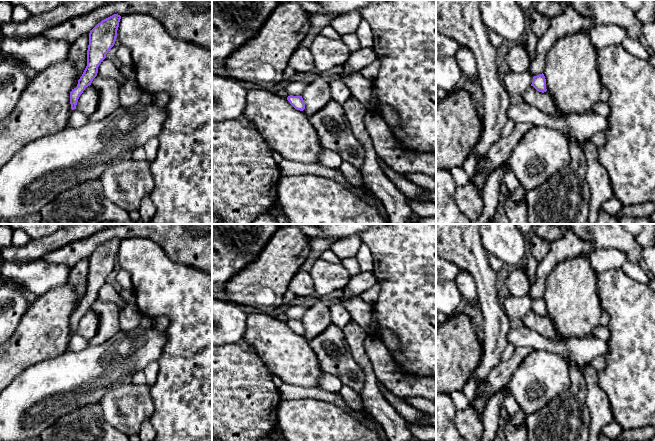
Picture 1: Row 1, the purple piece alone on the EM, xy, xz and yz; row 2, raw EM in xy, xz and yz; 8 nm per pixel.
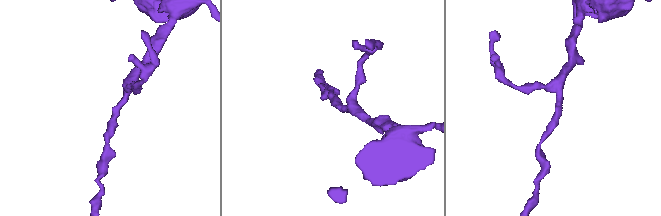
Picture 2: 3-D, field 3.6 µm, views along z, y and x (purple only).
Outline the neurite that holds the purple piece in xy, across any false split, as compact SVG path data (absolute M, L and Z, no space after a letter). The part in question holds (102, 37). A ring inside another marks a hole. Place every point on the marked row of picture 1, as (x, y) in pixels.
M114 14L98 23L89 33L87 66L78 80L77 87L70 92L71 109L76 109L80 95L97 76L98 67L114 46L121 16Z

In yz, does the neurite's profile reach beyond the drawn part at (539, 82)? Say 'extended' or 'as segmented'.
as segmented

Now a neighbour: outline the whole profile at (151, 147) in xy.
M158 137L151 138L147 141L147 143L143 146L146 153L146 160L149 162L153 162L157 156L157 152L159 149L159 139Z

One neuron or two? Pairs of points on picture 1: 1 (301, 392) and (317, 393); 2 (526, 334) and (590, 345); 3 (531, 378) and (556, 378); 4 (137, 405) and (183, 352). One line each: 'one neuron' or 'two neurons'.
1: one neuron
2: one neuron
3: one neuron
4: two neurons

